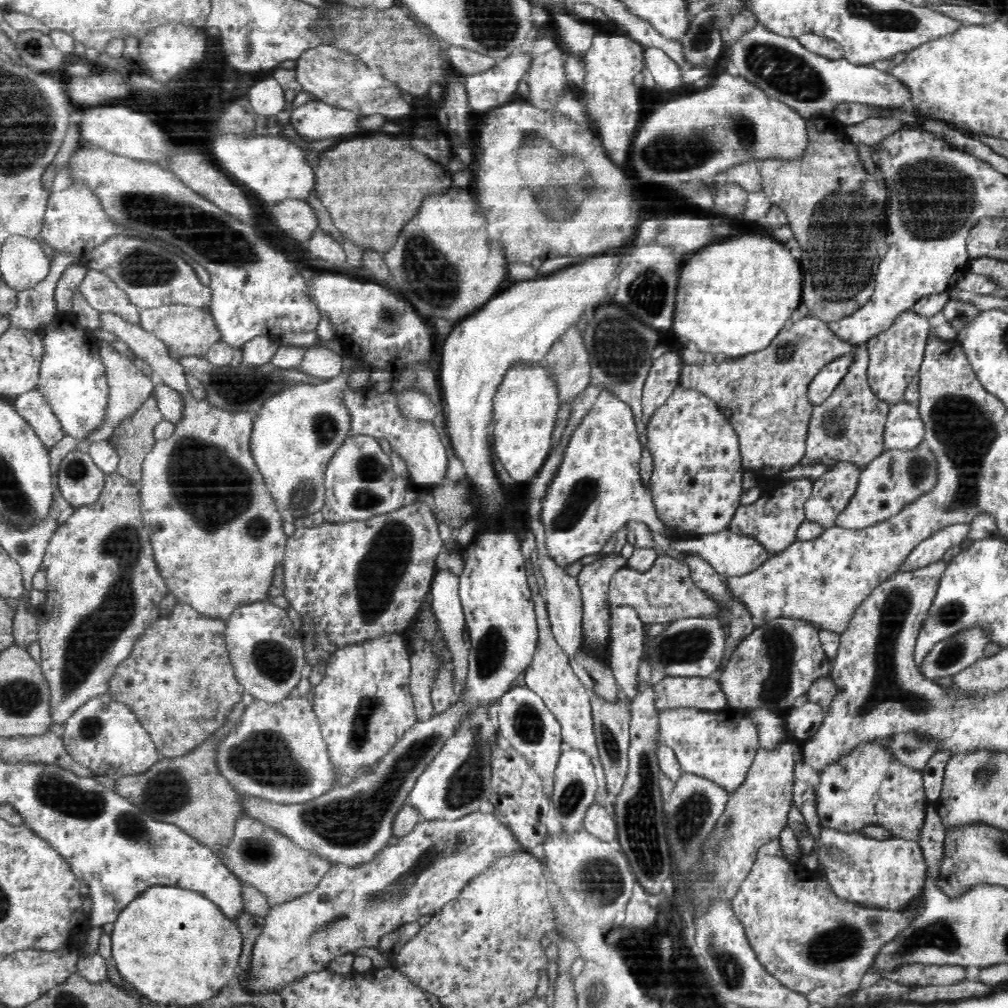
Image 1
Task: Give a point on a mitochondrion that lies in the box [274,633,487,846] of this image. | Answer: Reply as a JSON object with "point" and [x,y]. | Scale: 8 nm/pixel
{"point":[364,714]}

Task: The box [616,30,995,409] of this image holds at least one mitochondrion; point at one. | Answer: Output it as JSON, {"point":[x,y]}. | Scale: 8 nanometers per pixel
{"point":[937,197]}

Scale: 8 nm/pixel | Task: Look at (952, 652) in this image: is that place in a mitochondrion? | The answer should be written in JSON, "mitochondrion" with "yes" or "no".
{"mitochondrion":"yes"}

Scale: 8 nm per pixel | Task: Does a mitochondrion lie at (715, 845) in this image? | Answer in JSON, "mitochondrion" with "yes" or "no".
{"mitochondrion":"yes"}

